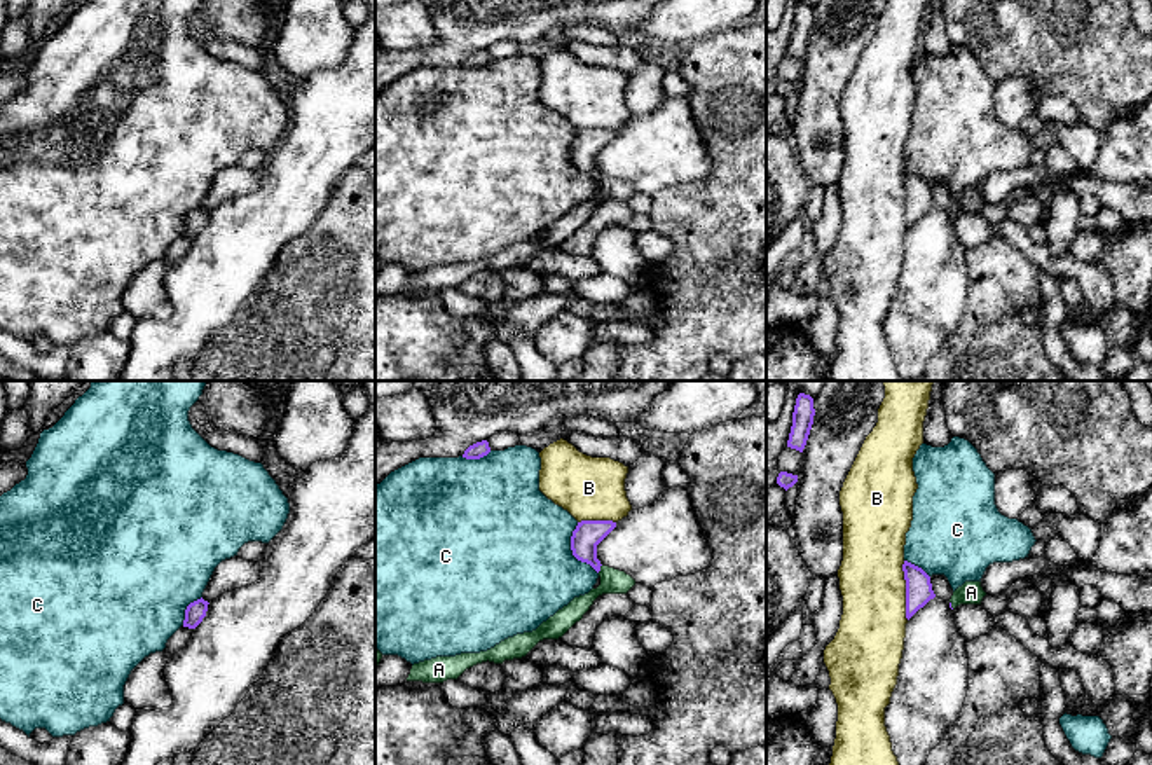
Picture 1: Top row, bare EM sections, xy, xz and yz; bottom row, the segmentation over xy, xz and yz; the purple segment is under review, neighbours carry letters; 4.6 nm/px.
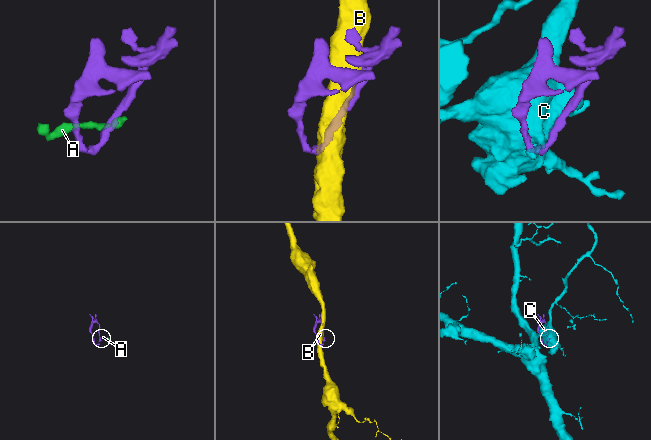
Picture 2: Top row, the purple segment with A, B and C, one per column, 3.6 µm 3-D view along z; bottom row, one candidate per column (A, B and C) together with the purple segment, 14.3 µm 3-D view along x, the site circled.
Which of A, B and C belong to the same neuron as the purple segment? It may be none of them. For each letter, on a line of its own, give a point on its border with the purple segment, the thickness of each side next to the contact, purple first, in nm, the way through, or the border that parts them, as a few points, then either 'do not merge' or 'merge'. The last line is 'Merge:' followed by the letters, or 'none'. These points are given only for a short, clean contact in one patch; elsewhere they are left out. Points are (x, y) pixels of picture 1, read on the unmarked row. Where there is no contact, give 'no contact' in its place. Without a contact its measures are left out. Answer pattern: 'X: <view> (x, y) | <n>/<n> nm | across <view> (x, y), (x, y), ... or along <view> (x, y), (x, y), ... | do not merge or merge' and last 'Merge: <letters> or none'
A: xz (599, 177) | 130/110 nm | across xz (587, 144), (587, 161), (599, 177), (613, 189) | merge
B: yz (906, 199) | 130/300 nm | do not merge
C: xz (571, 158) | 130/500 nm | do not merge
Merge: A

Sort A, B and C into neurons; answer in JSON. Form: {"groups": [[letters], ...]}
{"groups": [["A"], ["B"], ["C"]]}

